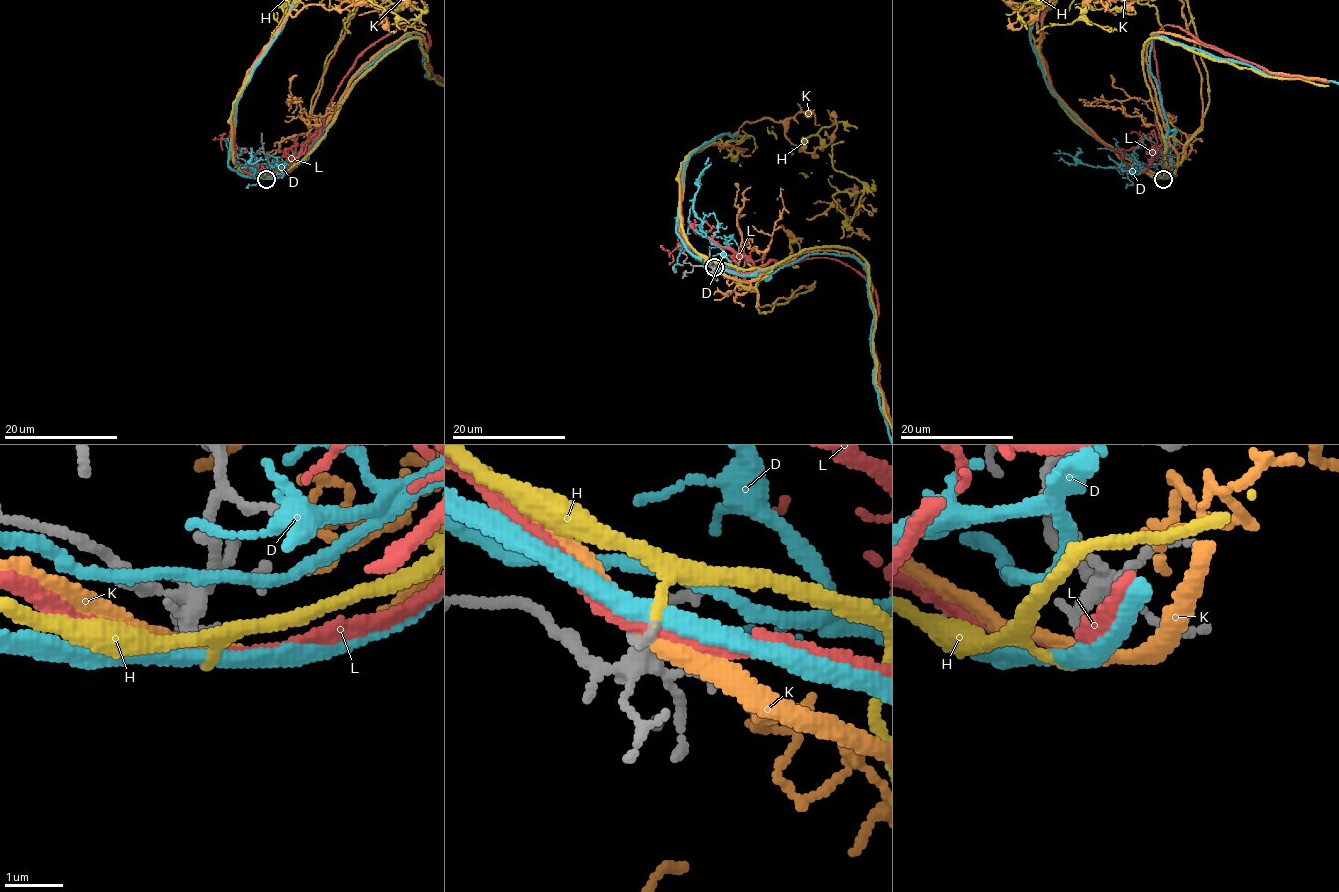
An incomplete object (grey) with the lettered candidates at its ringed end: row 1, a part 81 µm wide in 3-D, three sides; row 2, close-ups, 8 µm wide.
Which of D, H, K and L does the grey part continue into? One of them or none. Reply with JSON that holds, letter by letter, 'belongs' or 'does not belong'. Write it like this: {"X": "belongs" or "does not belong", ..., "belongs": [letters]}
{"D": "does not belong", "H": "belongs", "K": "does not belong", "L": "does not belong", "belongs": ["H"]}

